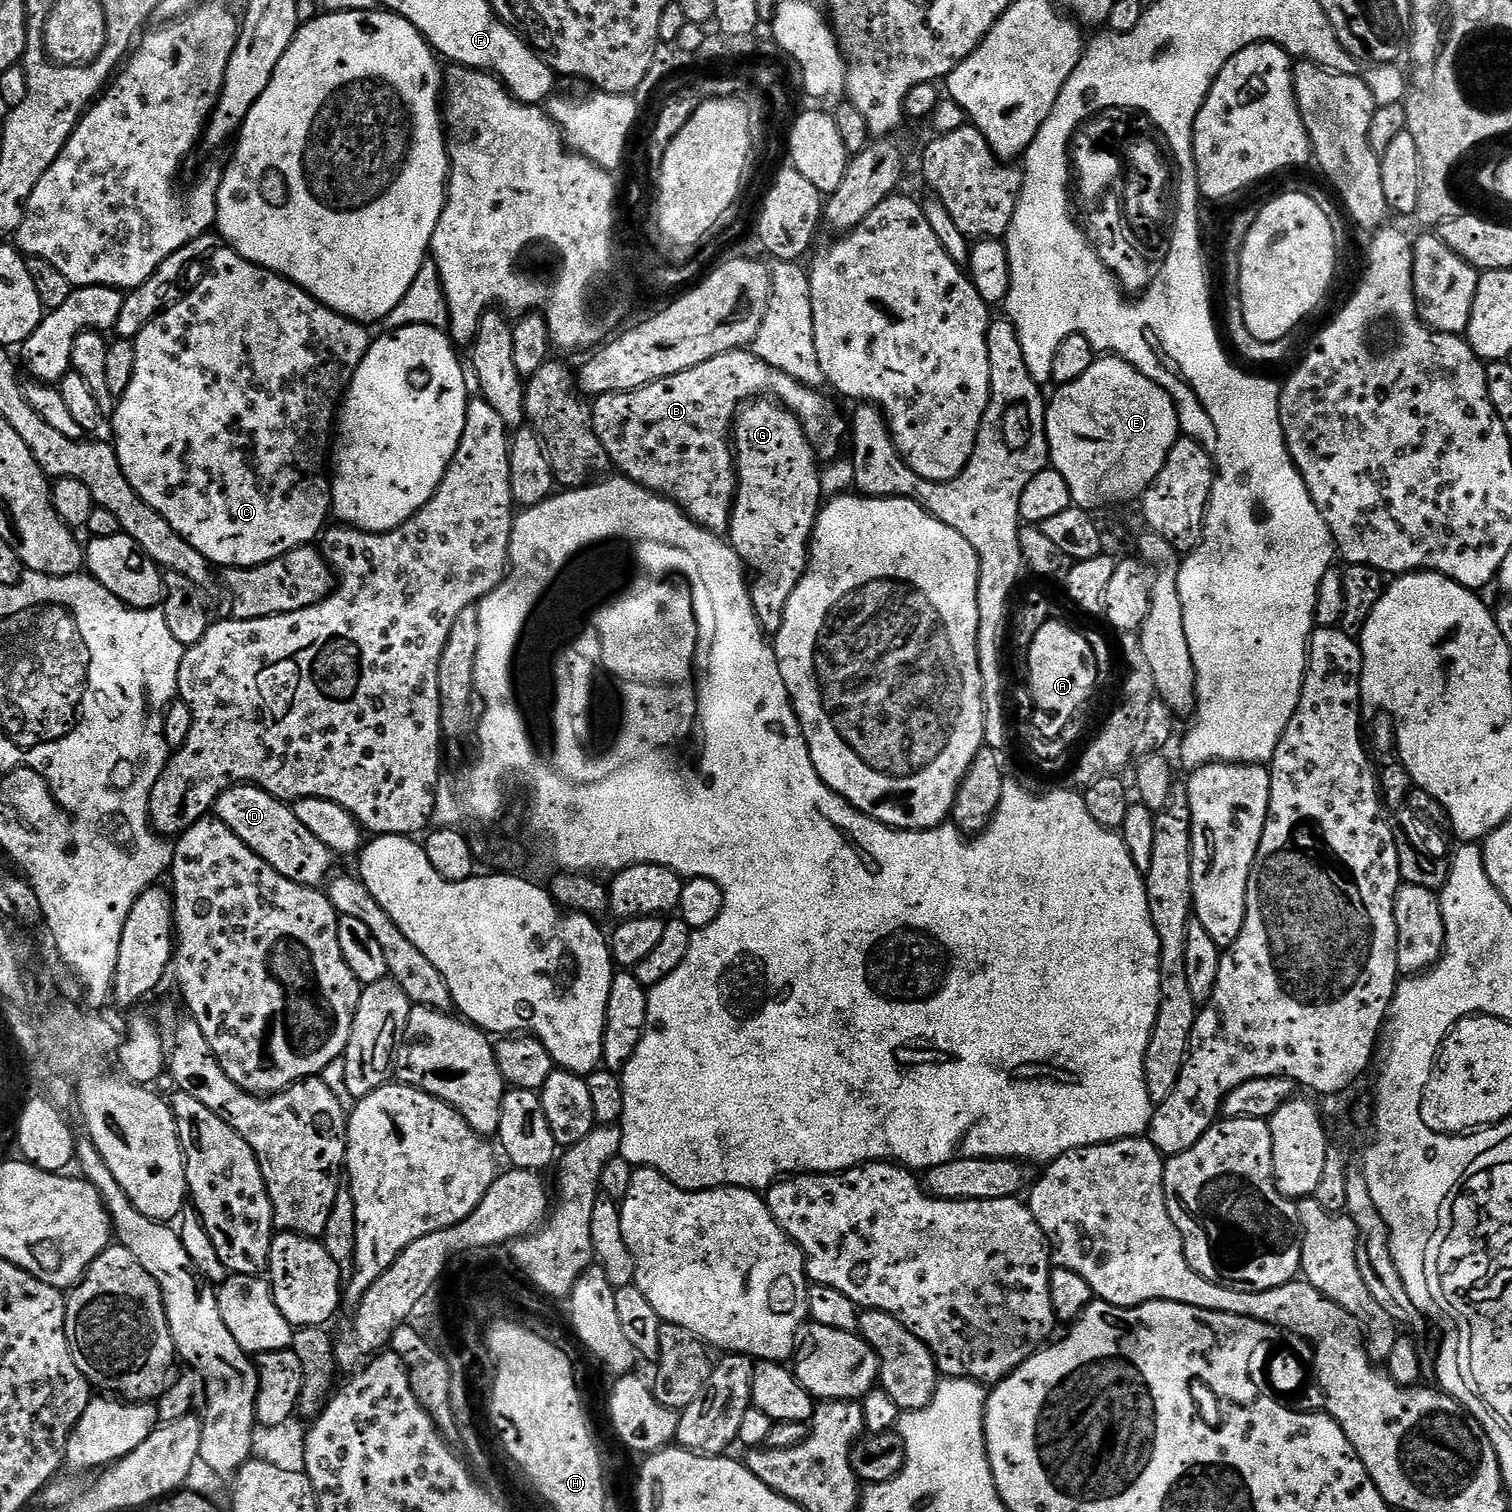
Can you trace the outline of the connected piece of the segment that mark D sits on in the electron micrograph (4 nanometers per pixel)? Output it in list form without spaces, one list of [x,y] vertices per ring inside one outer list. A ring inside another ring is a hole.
[[[247,784],[227,788],[216,800],[214,815],[230,831],[238,834],[238,838],[242,838],[242,842],[246,842],[246,846],[258,854],[258,858],[274,866],[274,870],[290,878],[290,882],[298,882],[307,888],[320,888],[333,875],[333,852],[318,842],[318,838],[314,838],[314,834],[310,834],[302,822],[298,822],[285,801],[276,799],[268,792]]]

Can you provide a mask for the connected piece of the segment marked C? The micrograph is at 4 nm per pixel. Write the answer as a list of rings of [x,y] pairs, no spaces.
[[[220,246],[212,252],[210,256],[212,265],[208,268],[208,273],[201,278],[196,284],[196,289],[193,292],[185,291],[179,301],[169,305],[159,315],[153,317],[150,323],[137,334],[134,341],[136,353],[134,354],[134,378],[130,378],[130,386],[126,386],[126,394],[119,397],[115,401],[114,411],[110,417],[112,423],[112,432],[116,435],[114,439],[114,447],[116,457],[122,466],[122,470],[126,474],[126,478],[130,482],[130,486],[134,486],[134,490],[142,498],[142,502],[146,502],[146,506],[150,506],[162,518],[166,518],[166,522],[170,522],[170,526],[174,526],[174,530],[186,542],[190,542],[190,546],[194,546],[194,550],[198,550],[198,554],[202,554],[208,559],[209,564],[219,566],[224,564],[225,569],[230,568],[254,568],[260,564],[266,564],[271,560],[278,559],[280,556],[286,555],[288,552],[296,548],[304,548],[313,543],[325,531],[326,525],[330,520],[332,512],[332,482],[329,473],[326,471],[326,465],[330,460],[330,445],[334,440],[334,421],[338,416],[338,409],[344,399],[344,393],[348,391],[350,382],[354,378],[354,374],[358,370],[358,366],[362,362],[362,358],[368,352],[370,343],[369,329],[365,325],[360,324],[356,320],[346,318],[342,314],[338,314],[334,310],[330,310],[324,304],[319,304],[306,290],[302,290],[296,284],[291,284],[284,276],[280,276],[277,272],[272,272],[269,268],[260,268],[254,262],[250,262],[246,258],[242,258],[238,253],[227,246]]]

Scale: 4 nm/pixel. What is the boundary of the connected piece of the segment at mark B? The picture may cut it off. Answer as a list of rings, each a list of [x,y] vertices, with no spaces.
[[[741,350],[718,354],[718,358],[710,358],[710,362],[694,366],[694,370],[682,370],[682,374],[662,378],[633,392],[595,397],[591,405],[592,425],[602,446],[606,446],[606,454],[623,475],[677,504],[699,528],[713,534],[724,534],[732,520],[732,504],[736,500],[736,461],[730,437],[741,407],[757,398],[771,398],[779,402],[799,420],[817,457],[821,461],[832,462],[841,455],[840,447],[843,444],[845,447],[846,420],[822,393],[790,378],[790,374],[782,374],[782,370],[774,370],[774,366],[762,362],[751,350]]]

